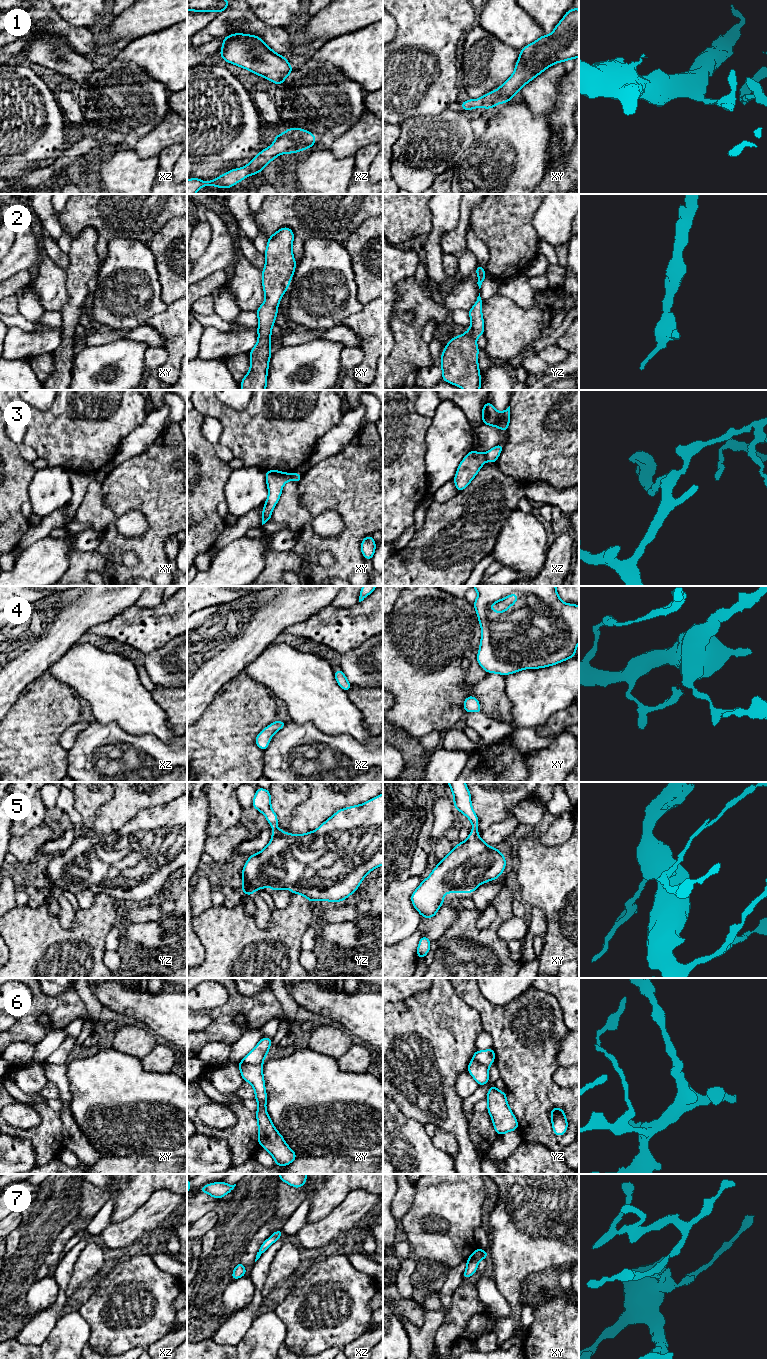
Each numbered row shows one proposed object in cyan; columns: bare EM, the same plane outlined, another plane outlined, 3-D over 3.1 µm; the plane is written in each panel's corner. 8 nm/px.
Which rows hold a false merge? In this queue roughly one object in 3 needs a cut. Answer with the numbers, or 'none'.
3, 6

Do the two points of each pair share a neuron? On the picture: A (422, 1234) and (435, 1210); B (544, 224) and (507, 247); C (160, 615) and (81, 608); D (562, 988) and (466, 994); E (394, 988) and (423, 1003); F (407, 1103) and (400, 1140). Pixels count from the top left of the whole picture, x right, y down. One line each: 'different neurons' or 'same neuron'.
A: same neuron
B: different neurons
C: different neurons
D: different neurons
E: different neurons
F: different neurons

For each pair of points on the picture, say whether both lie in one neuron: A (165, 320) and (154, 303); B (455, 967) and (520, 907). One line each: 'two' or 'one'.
A: two
B: two

